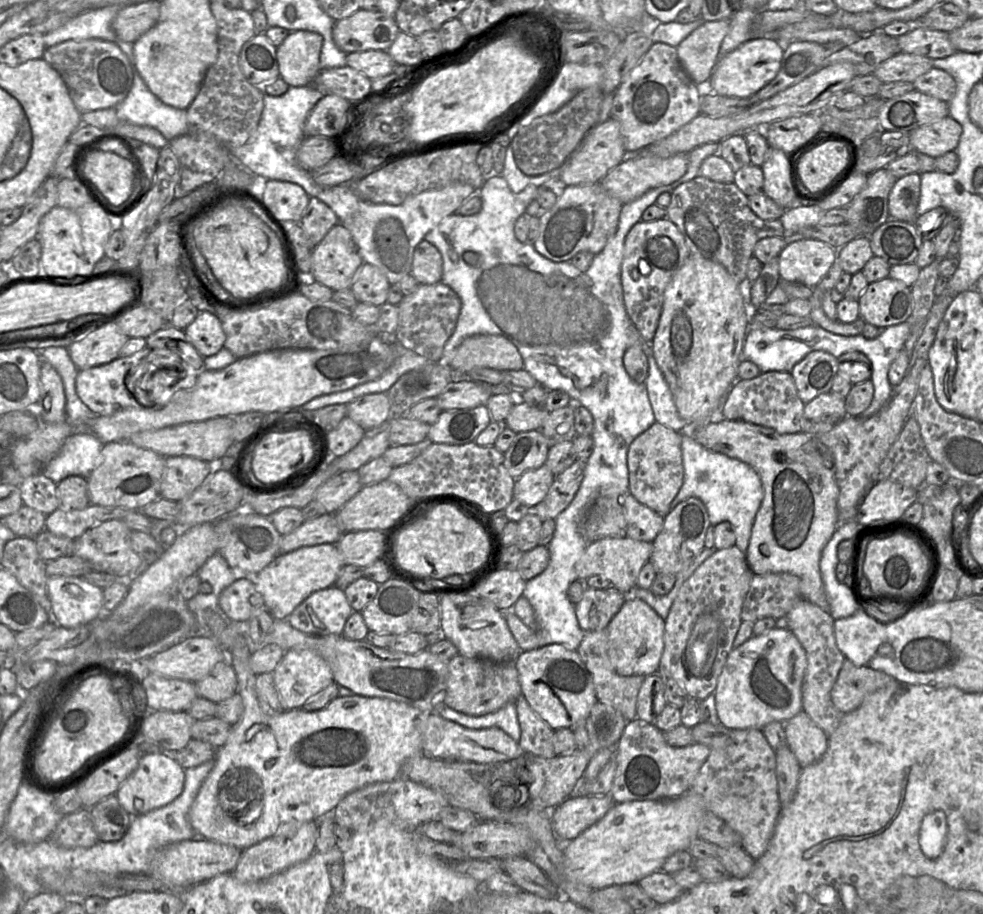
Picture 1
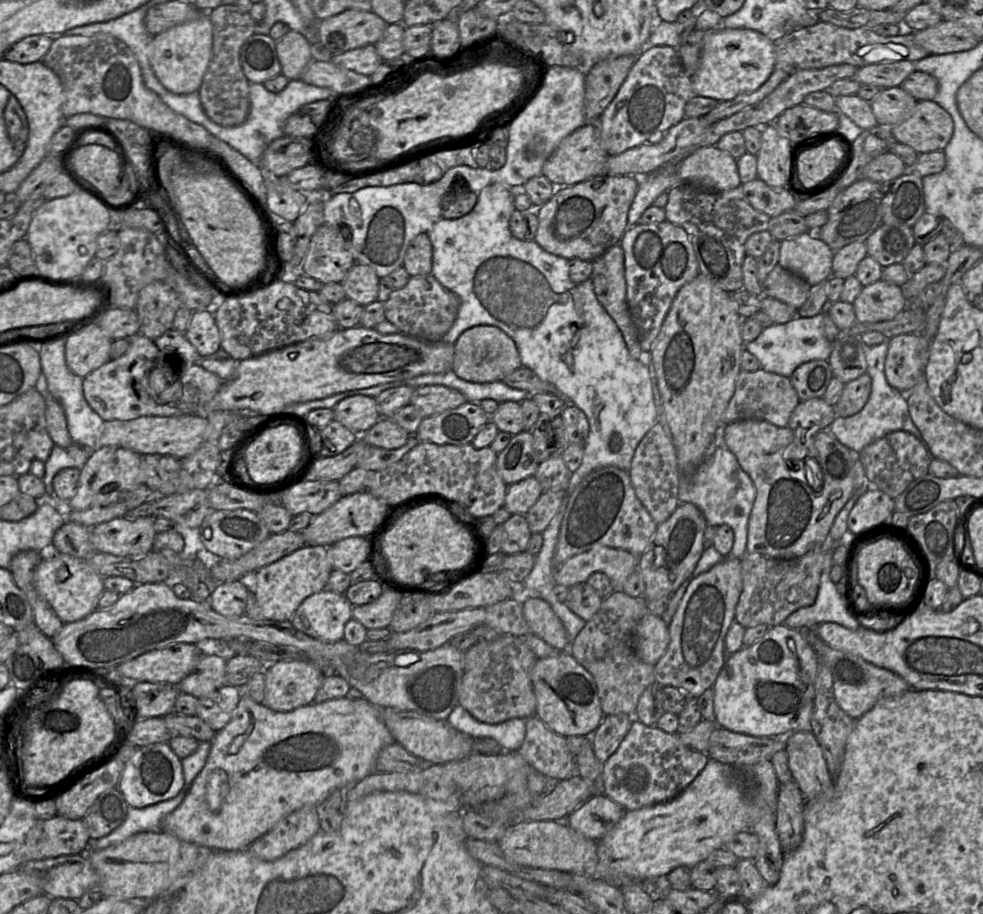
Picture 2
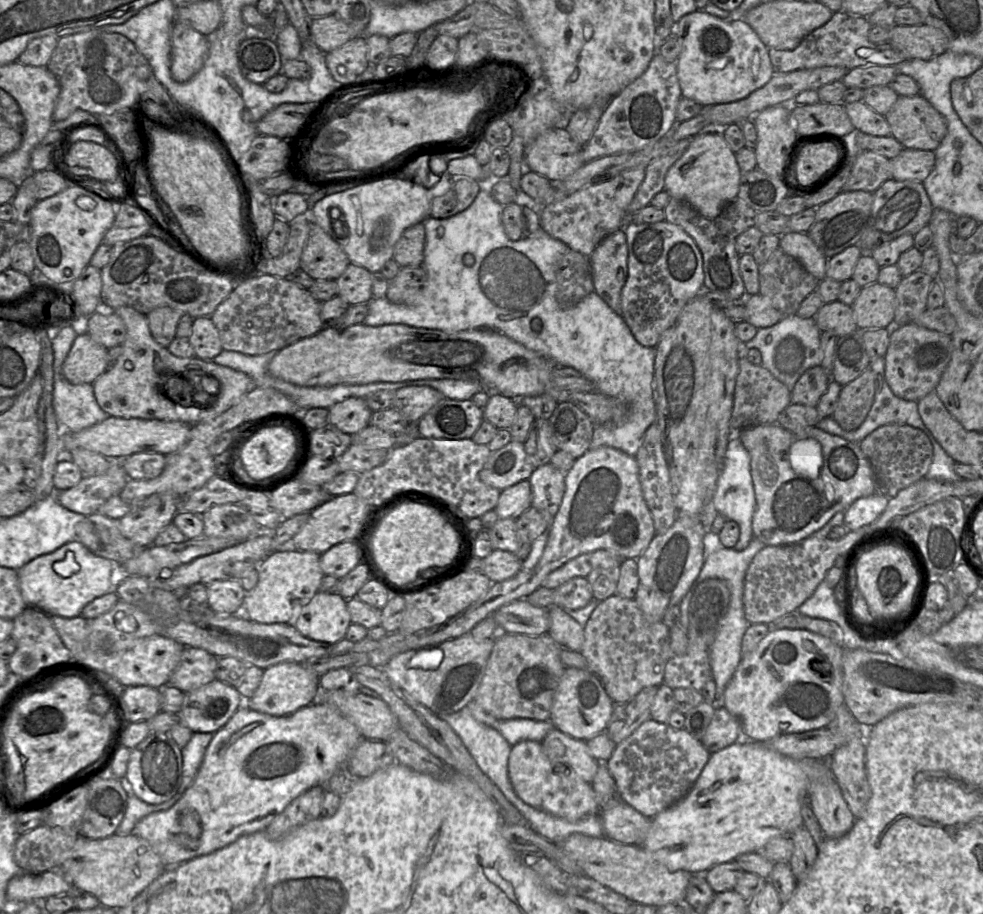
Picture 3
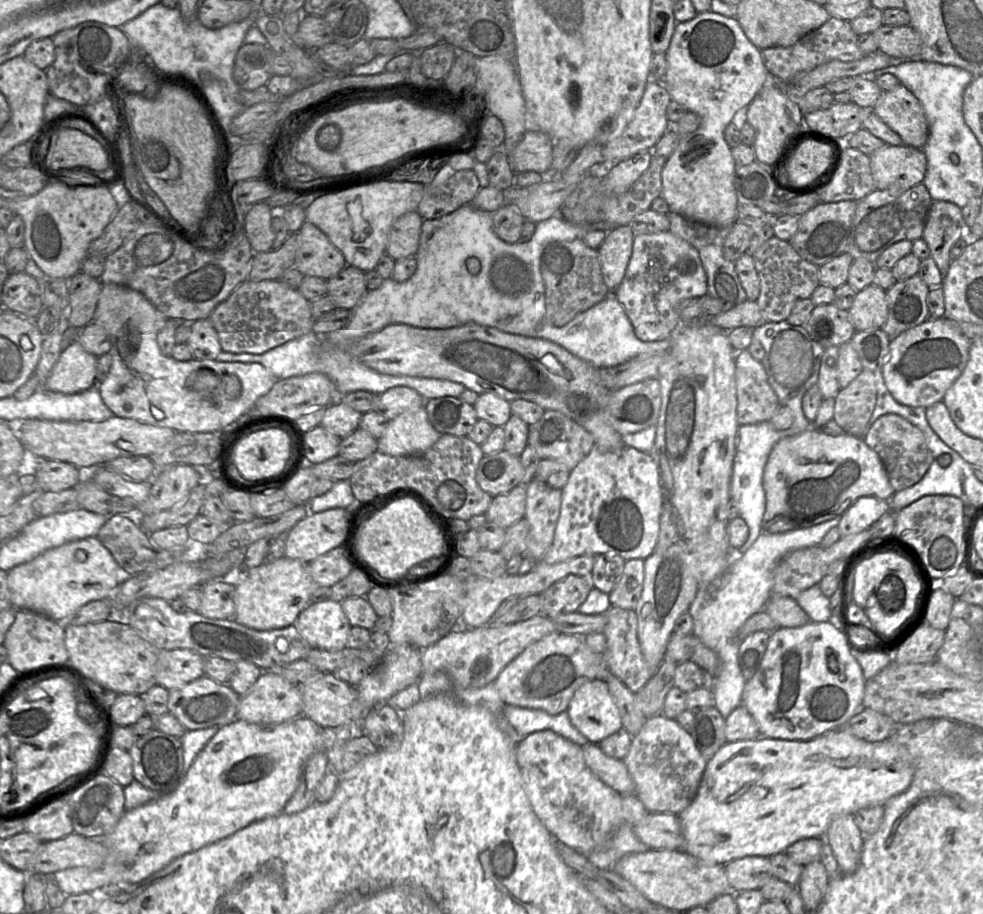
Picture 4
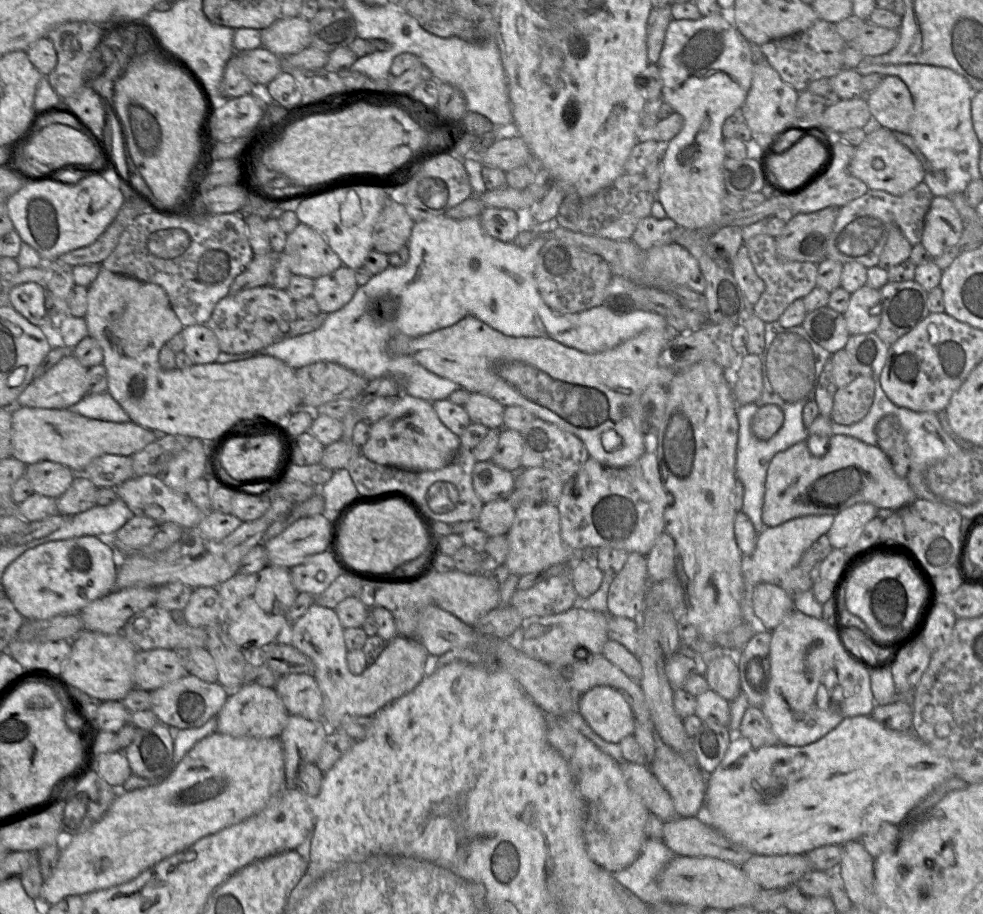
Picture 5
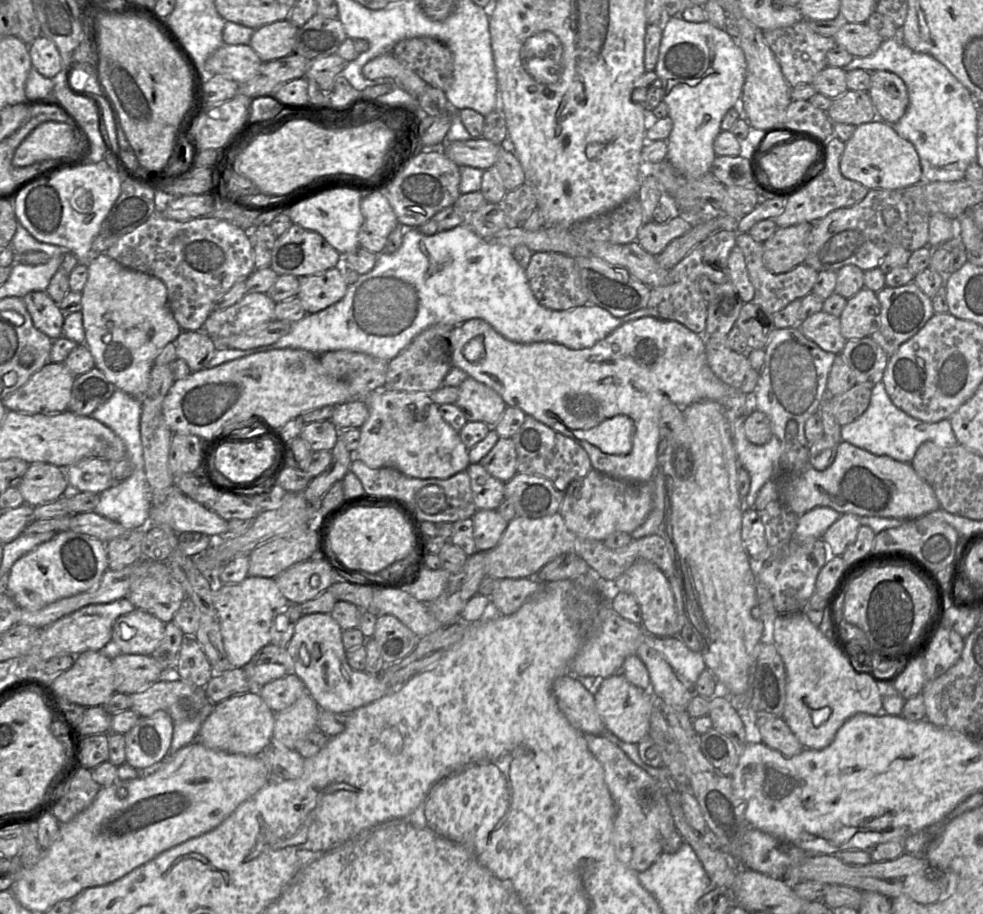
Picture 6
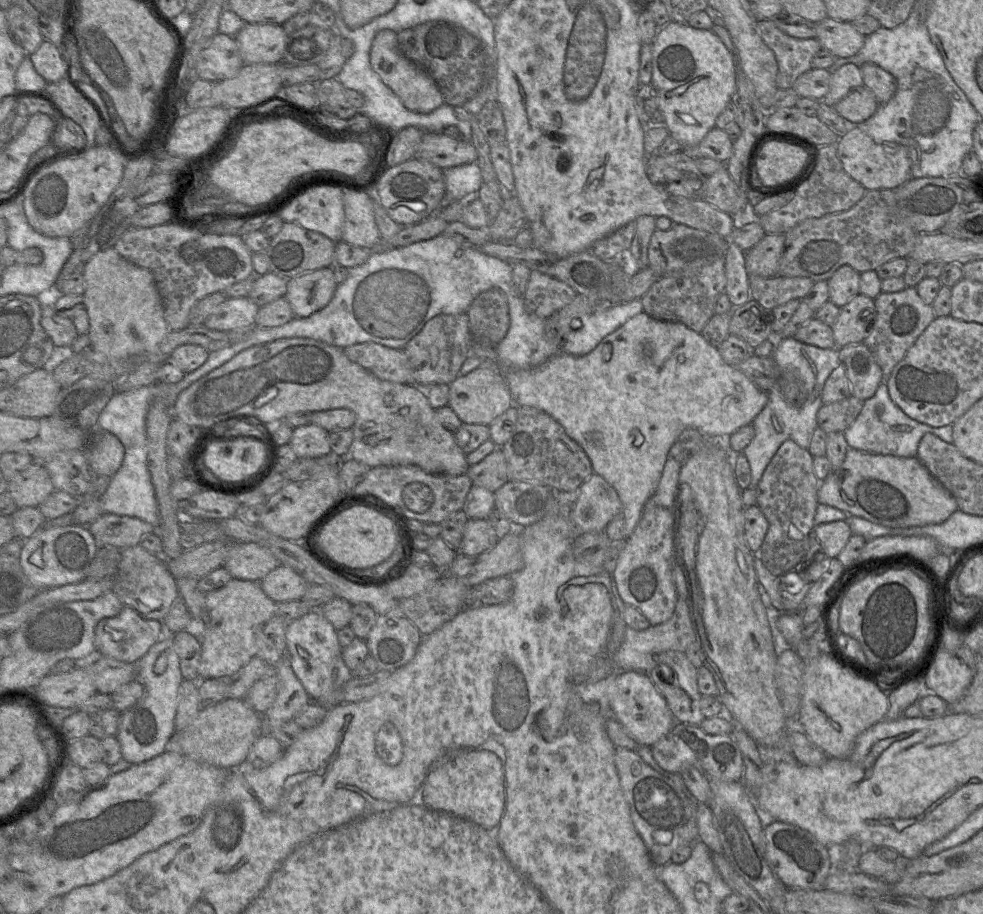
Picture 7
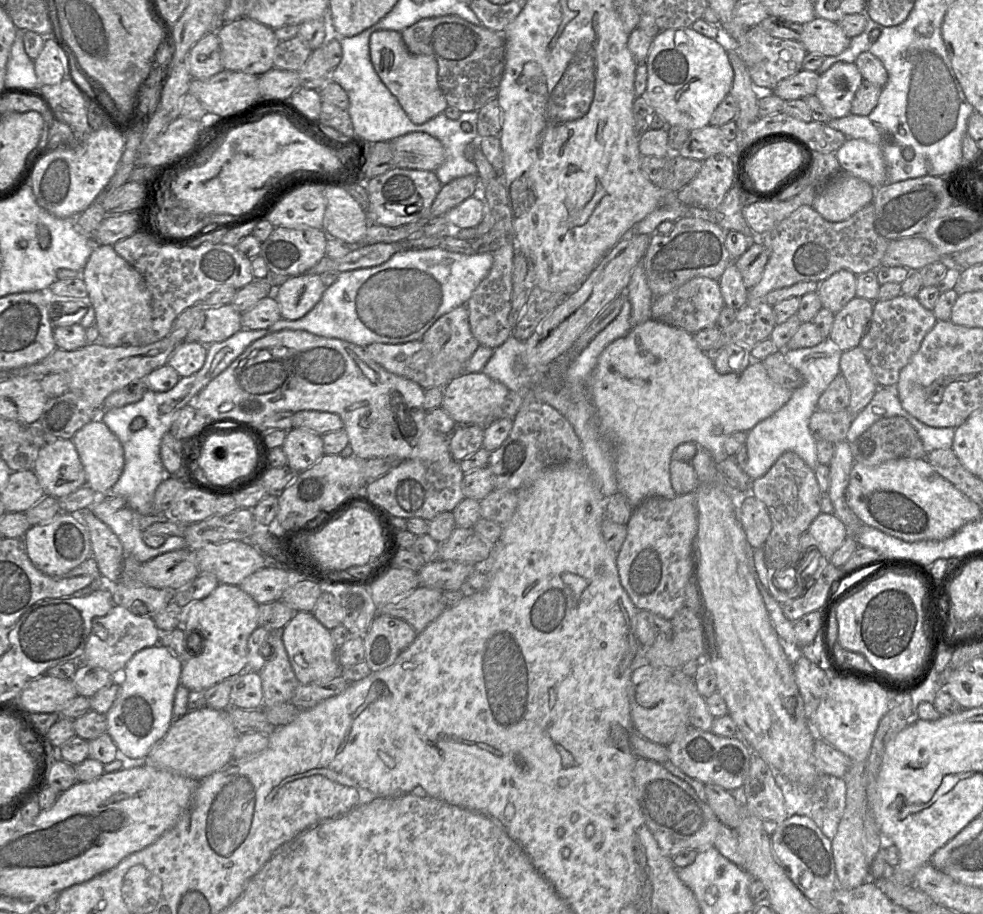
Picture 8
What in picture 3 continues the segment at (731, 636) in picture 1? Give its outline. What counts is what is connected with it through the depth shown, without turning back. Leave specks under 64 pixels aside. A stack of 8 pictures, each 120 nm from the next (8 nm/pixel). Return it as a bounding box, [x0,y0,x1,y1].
[662,578,730,691]

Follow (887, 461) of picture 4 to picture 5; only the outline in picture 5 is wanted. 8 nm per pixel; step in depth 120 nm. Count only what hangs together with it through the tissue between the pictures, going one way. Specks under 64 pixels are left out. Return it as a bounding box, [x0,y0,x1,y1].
[875,414,911,478]

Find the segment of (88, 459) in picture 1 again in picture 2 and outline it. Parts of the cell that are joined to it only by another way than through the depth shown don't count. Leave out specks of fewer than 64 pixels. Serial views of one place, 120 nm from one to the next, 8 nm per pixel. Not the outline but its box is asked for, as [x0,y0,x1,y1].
[42,443,91,503]

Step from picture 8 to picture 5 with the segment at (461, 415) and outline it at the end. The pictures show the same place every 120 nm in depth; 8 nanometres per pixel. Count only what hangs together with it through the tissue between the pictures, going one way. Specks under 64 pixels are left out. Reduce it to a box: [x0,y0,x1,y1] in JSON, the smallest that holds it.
[463,393,505,429]

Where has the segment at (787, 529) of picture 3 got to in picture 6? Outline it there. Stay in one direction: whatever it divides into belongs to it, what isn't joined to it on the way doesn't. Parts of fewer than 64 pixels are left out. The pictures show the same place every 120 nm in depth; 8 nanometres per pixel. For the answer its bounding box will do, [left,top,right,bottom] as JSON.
[754,440,941,519]

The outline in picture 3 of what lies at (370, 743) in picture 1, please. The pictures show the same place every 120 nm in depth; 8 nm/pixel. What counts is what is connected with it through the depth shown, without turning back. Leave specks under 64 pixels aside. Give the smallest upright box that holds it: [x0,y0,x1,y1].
[130,703,364,869]

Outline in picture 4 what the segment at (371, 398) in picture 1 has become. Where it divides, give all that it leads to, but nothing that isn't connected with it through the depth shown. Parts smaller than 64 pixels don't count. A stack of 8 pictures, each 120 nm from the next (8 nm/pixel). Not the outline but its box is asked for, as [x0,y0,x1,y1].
[320,400,362,438]

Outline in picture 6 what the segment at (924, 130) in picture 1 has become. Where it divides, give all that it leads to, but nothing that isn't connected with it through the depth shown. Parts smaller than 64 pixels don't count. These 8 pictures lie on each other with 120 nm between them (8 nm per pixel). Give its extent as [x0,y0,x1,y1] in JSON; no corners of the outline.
[869,70,909,125]

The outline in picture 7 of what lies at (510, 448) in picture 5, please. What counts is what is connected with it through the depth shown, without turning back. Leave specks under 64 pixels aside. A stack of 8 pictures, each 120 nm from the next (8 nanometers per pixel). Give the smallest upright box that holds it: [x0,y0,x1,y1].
[466,447,509,492]

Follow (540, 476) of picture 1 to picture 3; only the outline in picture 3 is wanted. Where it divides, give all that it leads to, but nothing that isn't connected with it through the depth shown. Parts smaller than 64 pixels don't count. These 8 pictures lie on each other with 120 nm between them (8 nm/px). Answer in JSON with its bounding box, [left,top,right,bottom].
[494,480,532,519]

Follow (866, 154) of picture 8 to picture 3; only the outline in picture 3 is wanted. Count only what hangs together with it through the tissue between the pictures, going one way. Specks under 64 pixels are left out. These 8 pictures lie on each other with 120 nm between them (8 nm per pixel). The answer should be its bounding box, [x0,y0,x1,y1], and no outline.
[891,148,935,182]

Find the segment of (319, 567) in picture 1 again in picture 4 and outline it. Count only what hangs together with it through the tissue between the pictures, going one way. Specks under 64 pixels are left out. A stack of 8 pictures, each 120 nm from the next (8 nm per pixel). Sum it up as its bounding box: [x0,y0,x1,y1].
[227,556,315,631]

